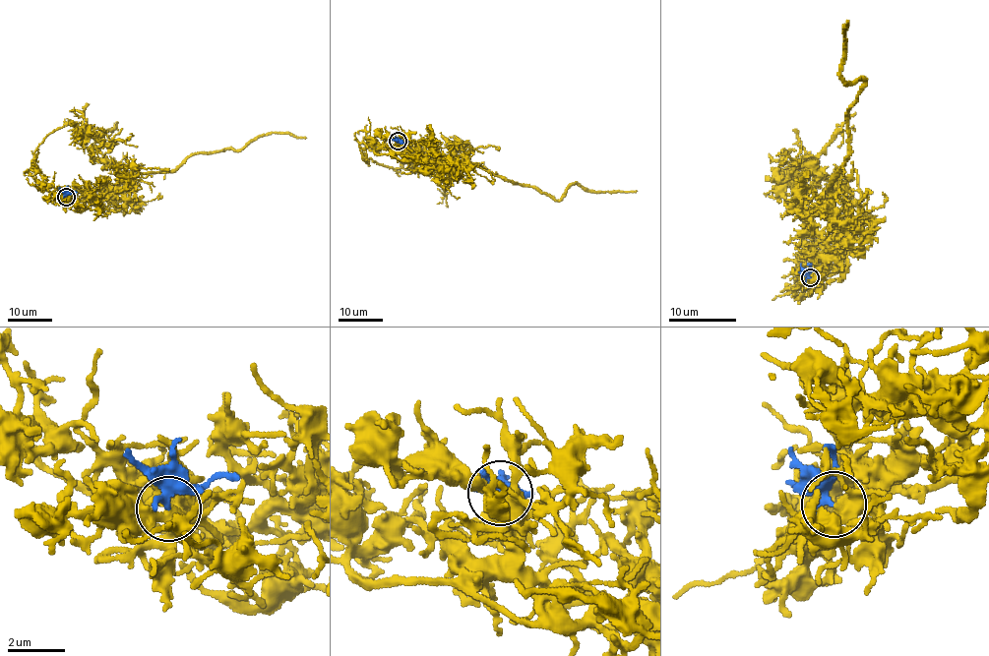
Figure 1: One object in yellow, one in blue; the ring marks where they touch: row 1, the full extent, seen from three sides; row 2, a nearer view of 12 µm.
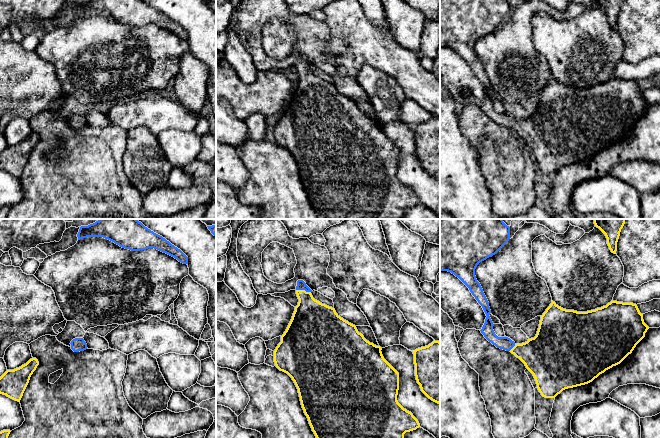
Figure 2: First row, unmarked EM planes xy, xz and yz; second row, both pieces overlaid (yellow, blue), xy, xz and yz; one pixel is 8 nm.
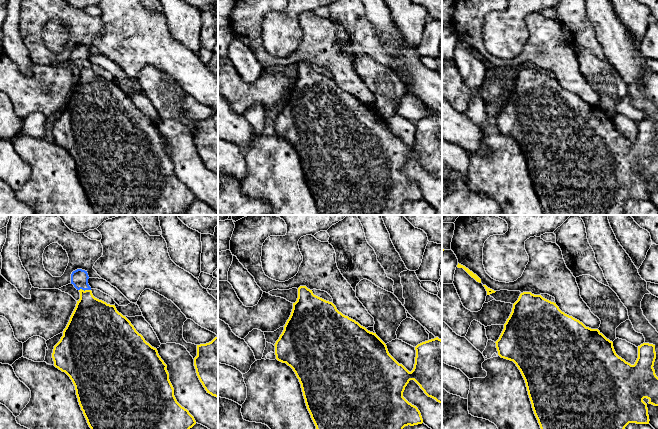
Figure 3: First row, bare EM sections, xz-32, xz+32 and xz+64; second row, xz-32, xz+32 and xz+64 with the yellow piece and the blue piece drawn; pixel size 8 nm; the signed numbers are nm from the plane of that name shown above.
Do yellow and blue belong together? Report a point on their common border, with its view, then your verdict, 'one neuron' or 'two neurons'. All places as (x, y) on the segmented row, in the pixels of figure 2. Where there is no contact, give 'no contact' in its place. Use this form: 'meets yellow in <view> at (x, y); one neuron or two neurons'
meets yellow in xz at (303, 290); one neuron

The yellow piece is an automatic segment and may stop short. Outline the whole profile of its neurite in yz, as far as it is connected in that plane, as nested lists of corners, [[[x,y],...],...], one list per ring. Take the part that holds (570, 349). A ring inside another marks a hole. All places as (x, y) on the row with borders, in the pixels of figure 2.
[[[440,219],[440,271],[451,272],[469,288],[487,316],[481,333],[497,348],[510,351],[525,364],[543,397],[555,398],[565,389],[588,384],[632,353],[649,327],[636,304],[617,301],[587,312],[566,310],[552,301],[541,316],[534,338],[516,344],[508,337],[498,337],[475,269],[480,262],[495,255],[509,239],[510,227],[502,219]]]

